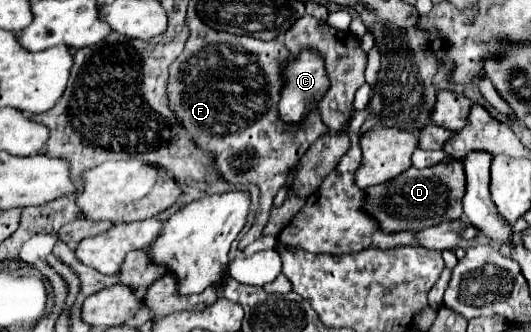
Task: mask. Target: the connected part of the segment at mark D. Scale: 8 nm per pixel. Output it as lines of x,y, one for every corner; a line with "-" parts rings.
460,160
438,162
430,168
408,168
390,182
370,186
364,190
362,210
374,218
382,232
404,232
424,230
444,220
462,218
462,196
466,192
466,176

